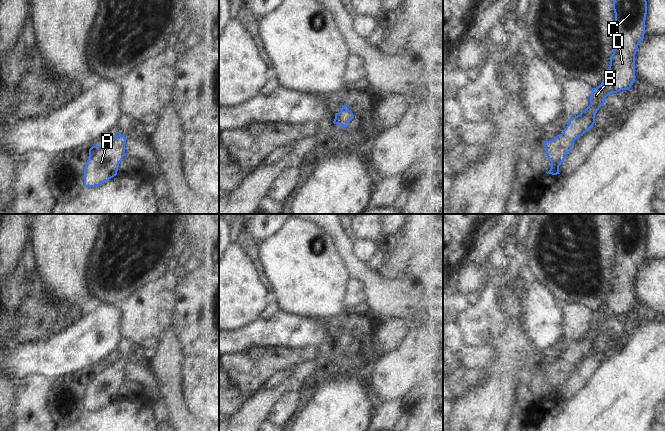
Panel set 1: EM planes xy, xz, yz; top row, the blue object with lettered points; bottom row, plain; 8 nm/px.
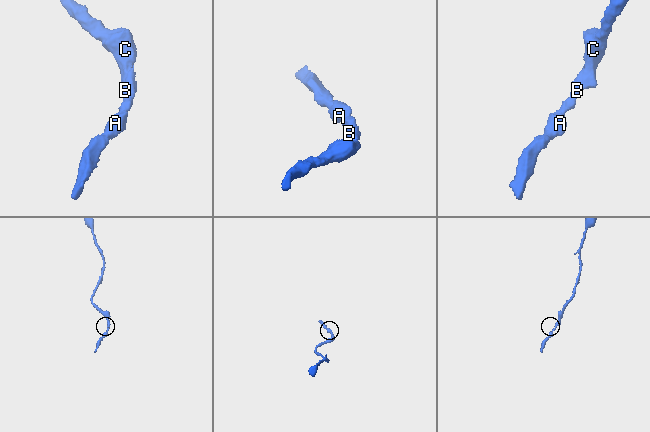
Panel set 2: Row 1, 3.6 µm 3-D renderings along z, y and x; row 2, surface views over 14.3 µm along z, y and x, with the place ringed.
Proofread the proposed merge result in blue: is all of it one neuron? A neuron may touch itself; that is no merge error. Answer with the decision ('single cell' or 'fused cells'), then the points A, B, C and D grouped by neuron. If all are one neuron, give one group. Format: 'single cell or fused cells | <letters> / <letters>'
single cell | A B C D

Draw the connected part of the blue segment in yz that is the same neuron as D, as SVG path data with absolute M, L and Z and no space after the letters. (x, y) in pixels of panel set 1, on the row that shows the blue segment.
M612 0L615 13L615 38L610 65L602 83L592 88L590 105L579 115L569 119L562 134L544 141L546 156L551 162L547 174L557 175L559 166L573 147L573 142L595 123L595 114L605 98L621 90L628 90L635 81L635 54L644 39L647 14L646 0Z

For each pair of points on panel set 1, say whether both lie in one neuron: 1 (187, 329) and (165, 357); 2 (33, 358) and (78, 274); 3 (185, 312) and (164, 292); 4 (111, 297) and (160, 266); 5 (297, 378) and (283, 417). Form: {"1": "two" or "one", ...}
{"1": "two", "2": "two", "3": "two", "4": "one", "5": "two"}

